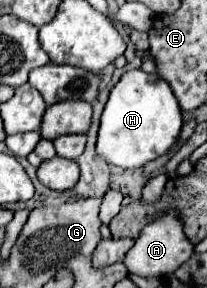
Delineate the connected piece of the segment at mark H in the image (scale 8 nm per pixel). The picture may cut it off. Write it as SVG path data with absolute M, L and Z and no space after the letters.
M141 69L127 71L113 87L105 111L101 115L101 127L97 137L97 153L111 165L123 169L143 167L145 163L167 153L177 141L183 127L181 107L165 79L147 75Z

